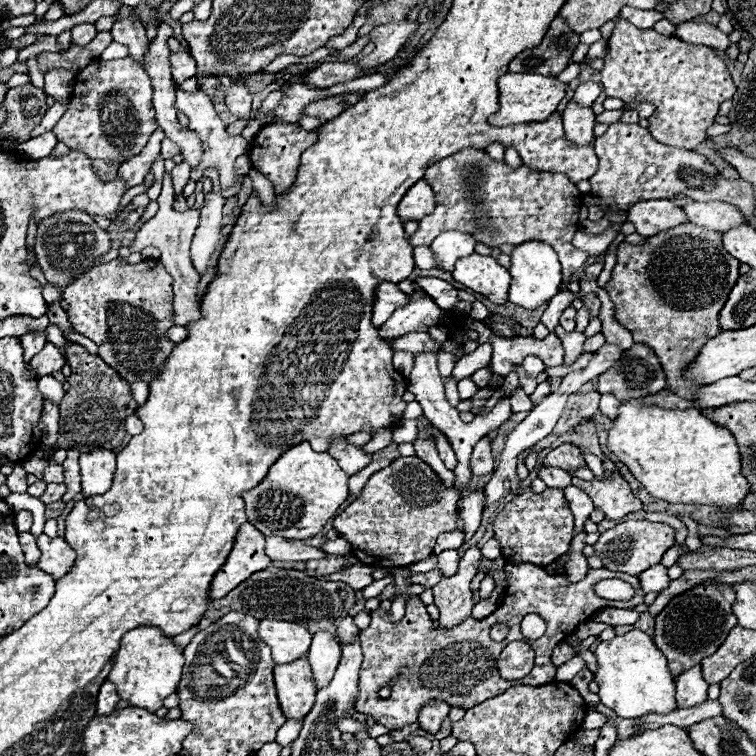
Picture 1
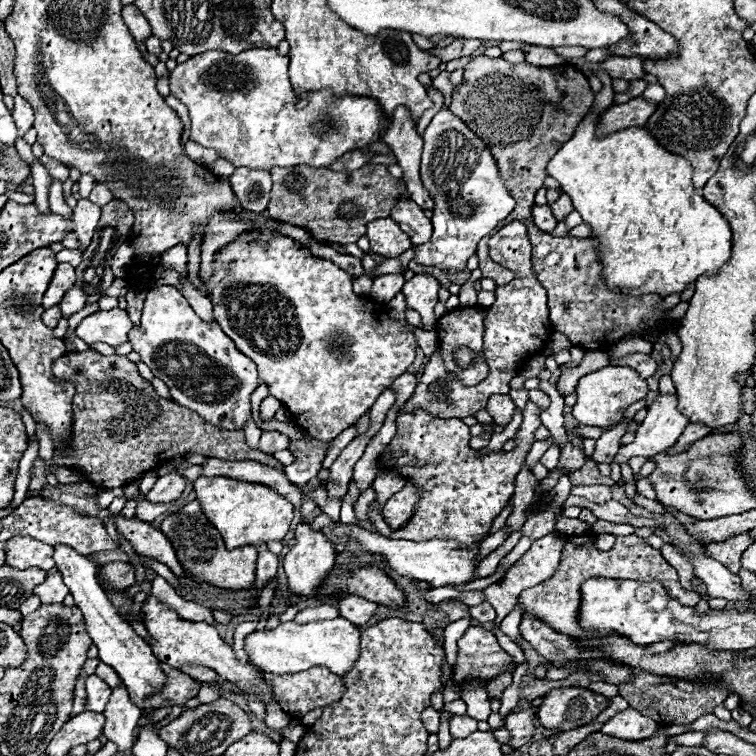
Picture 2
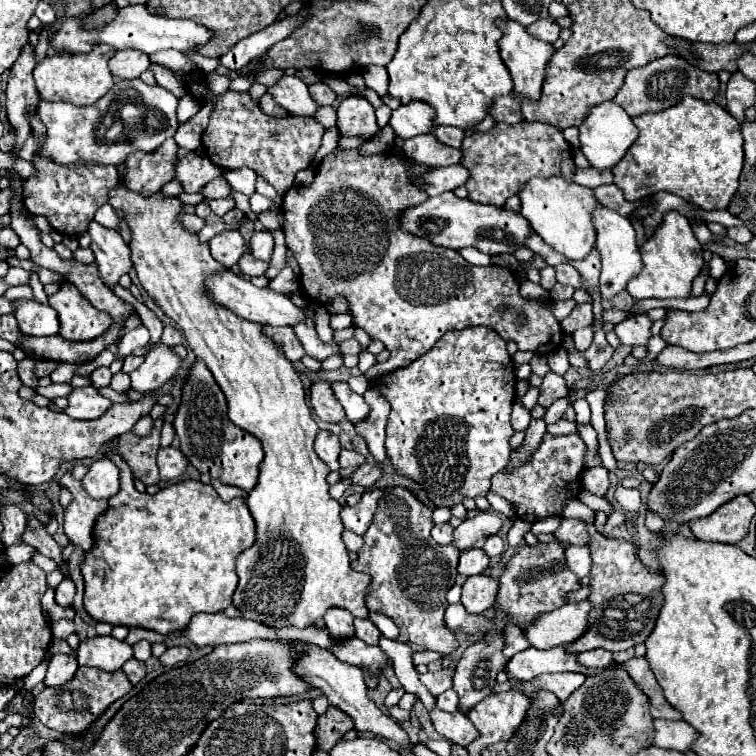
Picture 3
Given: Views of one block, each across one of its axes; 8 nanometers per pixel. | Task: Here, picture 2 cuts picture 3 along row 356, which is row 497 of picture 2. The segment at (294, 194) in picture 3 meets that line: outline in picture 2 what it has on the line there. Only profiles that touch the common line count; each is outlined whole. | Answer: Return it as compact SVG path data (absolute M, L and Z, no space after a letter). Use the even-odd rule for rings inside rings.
M408 482L406 488L402 488L400 492L396 492L394 496L390 496L388 502L384 504L382 509L384 520L394 530L400 528L400 526L404 526L404 522L410 520L412 512L416 510L418 498L420 498L420 490Z

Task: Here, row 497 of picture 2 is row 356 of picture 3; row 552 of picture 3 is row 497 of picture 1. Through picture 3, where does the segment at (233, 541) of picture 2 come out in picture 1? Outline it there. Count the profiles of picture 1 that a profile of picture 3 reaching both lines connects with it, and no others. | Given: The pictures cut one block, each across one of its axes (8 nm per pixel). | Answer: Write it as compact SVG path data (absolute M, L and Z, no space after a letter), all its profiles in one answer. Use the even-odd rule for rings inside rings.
M300 442L270 466L258 486L242 492L248 522L264 536L284 536L292 540L312 538L346 502L350 494L348 480L350 474L346 474L328 452L314 452L308 442Z

